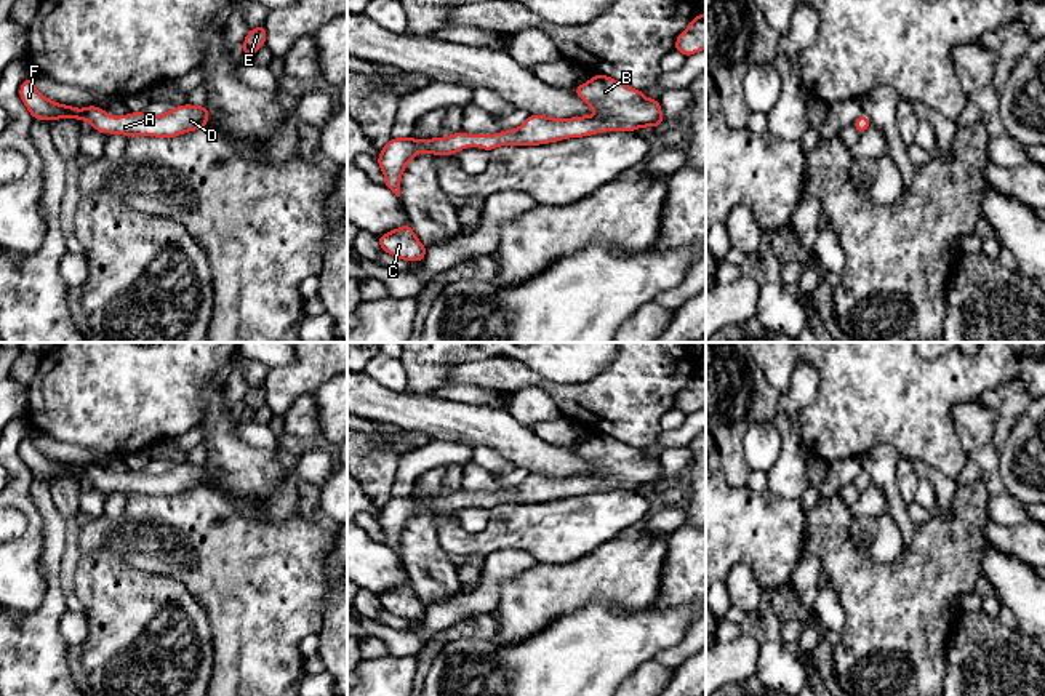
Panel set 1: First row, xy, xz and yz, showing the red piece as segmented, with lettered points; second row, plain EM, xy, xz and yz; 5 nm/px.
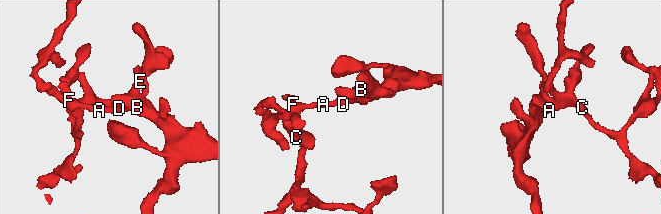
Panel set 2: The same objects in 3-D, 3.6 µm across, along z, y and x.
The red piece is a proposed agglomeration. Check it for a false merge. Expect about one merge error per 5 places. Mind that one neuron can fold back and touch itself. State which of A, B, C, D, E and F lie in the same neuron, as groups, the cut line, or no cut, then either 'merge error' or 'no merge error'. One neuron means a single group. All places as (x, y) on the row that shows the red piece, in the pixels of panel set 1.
groups A B C D E F; cut none; no merge error

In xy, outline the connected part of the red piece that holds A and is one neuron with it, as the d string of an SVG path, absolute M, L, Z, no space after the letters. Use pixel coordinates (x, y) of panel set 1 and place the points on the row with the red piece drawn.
M32 77L21 83L19 96L32 118L56 120L75 117L78 122L88 120L98 133L120 133L126 138L134 134L173 138L206 128L206 118L210 117L210 110L203 106L184 104L160 117L131 112L114 118L98 106L74 109L72 106L51 102L35 90Z

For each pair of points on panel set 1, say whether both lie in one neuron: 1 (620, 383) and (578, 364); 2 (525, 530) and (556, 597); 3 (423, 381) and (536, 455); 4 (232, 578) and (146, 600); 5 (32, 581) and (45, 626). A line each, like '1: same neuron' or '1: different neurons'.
1: different neurons
2: different neurons
3: different neurons
4: different neurons
5: different neurons

